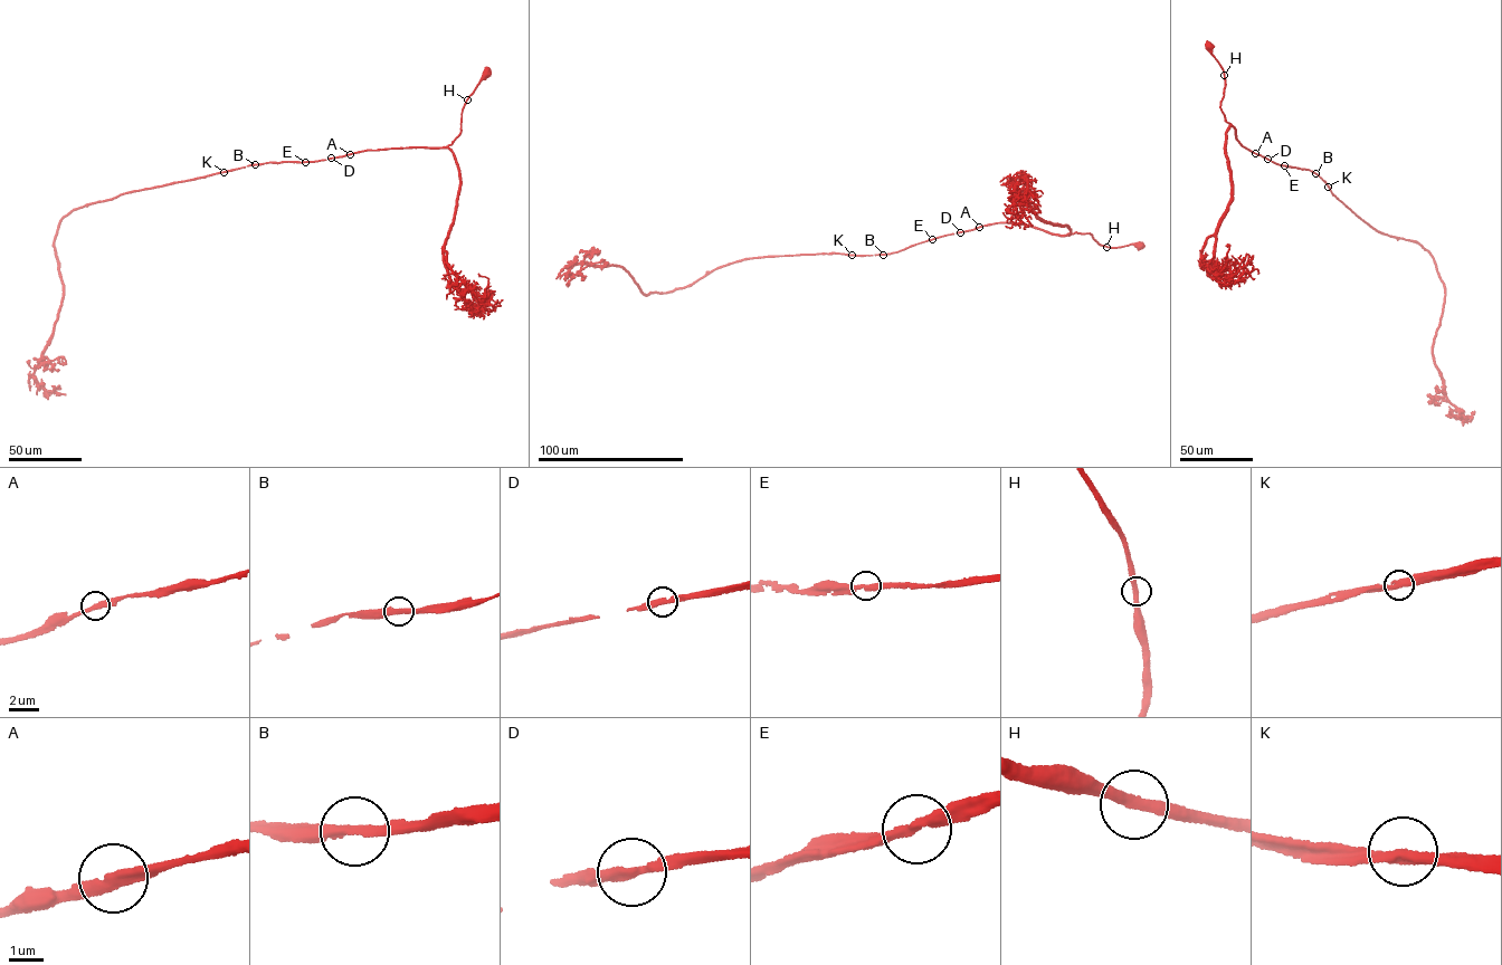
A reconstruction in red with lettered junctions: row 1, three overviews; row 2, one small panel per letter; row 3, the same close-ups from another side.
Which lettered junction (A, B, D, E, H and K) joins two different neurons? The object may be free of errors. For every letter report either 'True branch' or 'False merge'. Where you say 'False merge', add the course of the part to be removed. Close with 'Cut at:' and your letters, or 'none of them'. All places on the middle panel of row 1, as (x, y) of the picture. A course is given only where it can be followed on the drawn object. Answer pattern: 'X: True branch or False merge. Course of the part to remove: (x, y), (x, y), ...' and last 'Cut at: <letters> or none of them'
A: True branch
B: True branch
D: True branch
E: True branch
H: True branch
K: True branch
Cut at: none of them

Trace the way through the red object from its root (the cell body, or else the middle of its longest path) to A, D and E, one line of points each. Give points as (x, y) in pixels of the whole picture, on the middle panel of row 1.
A: (1139, 245), (1106, 247), (1089, 232), (1058, 236), (1026, 225), (999, 222), (979, 227)
D: (1139, 245), (1106, 247), (1089, 232), (1058, 236), (1026, 225), (1005, 222), (960, 232)
E: (1139, 245), (1106, 247), (1089, 232), (1058, 236), (1026, 225), (1005, 222), (932, 239)

